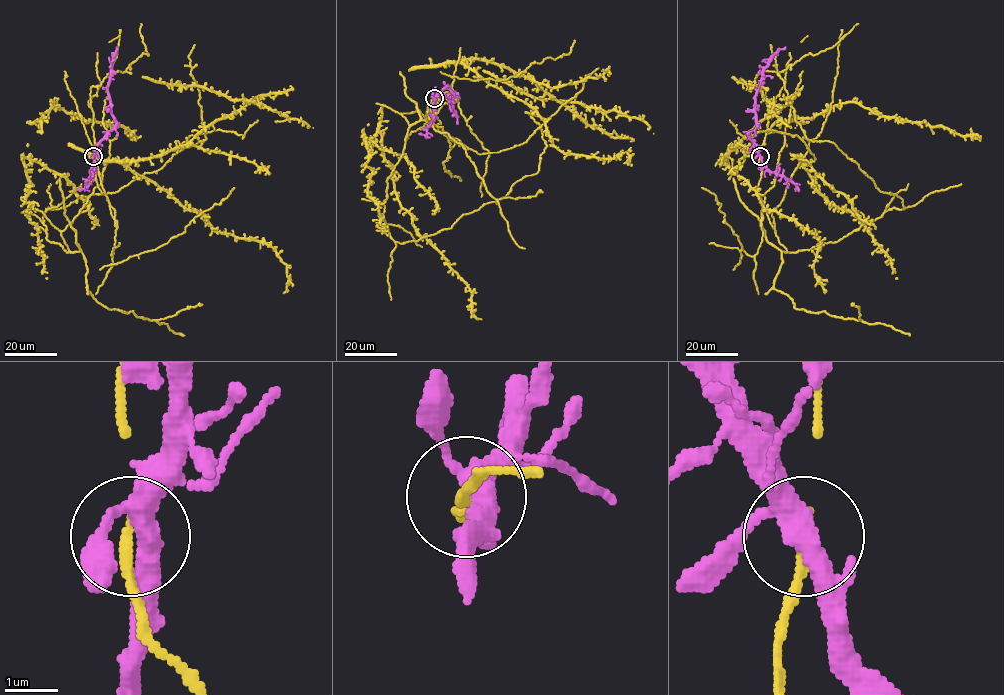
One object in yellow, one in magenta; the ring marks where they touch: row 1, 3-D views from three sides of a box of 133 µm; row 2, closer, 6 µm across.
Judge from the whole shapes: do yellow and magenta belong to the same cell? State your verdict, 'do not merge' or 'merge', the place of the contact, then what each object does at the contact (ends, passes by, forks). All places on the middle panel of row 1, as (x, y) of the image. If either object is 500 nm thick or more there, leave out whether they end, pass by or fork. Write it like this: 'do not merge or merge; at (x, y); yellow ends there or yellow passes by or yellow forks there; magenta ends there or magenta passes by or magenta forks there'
do not merge; at (434, 98); yellow ends there; magenta forks there

